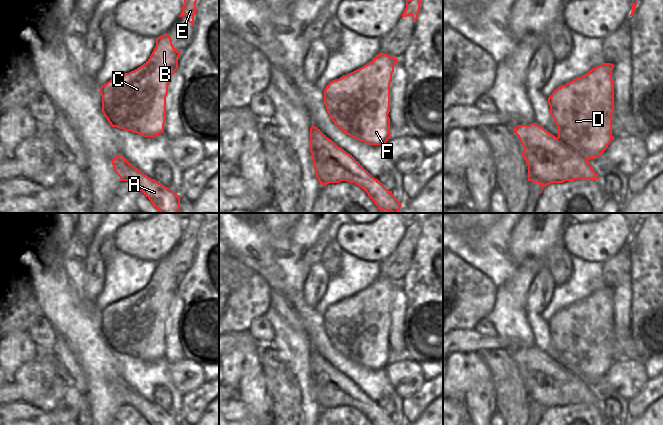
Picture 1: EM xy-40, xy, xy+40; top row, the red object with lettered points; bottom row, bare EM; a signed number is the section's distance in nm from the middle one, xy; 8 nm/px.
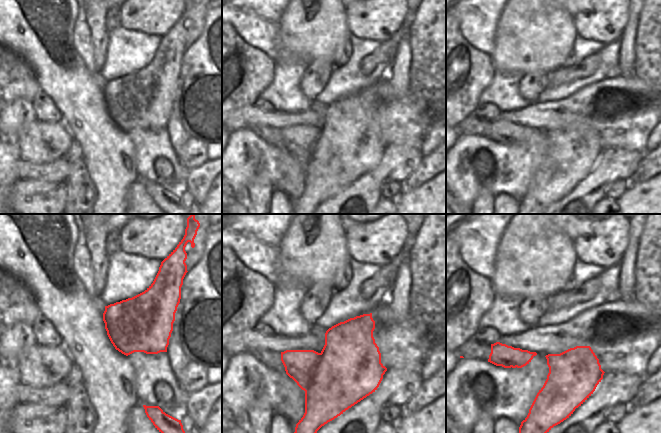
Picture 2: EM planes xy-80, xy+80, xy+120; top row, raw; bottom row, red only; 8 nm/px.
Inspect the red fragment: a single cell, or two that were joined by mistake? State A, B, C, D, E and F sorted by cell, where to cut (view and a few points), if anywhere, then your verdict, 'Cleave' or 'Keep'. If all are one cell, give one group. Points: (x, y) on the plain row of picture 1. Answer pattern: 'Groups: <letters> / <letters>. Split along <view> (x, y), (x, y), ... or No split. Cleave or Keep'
Groups: A / B C D E F. Split along xy+40 (524, 374), (549, 374), (551, 386), (567, 390), (568, 404). Cleave

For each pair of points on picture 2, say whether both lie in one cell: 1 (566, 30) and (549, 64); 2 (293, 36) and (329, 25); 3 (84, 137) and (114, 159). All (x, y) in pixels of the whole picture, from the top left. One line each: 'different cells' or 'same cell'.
1: same cell
2: same cell
3: same cell

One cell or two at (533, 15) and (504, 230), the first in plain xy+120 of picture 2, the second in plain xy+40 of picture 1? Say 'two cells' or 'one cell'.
two cells

